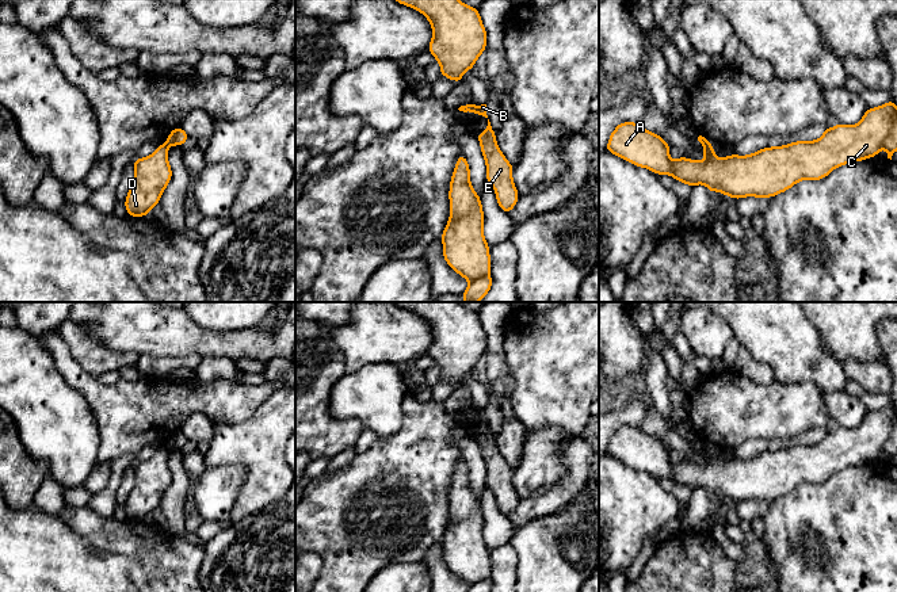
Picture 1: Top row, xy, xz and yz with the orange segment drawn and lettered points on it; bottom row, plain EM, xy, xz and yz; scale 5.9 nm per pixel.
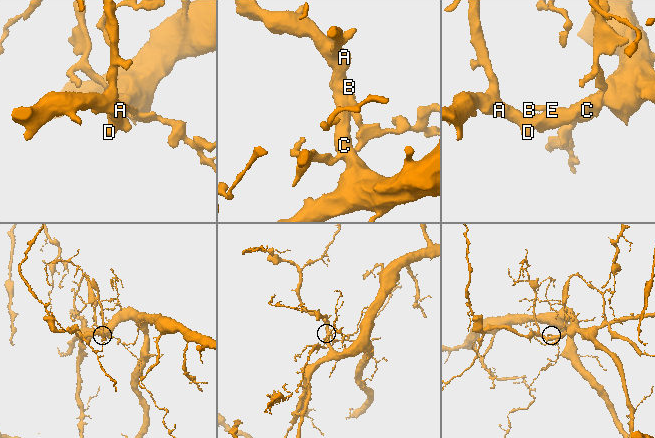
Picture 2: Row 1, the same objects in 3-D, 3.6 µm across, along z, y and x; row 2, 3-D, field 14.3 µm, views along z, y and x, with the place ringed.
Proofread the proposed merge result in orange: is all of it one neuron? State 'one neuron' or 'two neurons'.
two neurons

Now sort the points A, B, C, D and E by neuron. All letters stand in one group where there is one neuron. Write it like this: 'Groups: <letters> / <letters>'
Groups: A C D / B E

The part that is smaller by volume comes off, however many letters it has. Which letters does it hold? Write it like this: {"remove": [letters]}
{"remove": ["B", "E"]}

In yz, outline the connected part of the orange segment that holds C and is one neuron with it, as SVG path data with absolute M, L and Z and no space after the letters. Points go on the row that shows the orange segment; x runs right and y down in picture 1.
M893 100L867 108L856 125L837 123L816 141L795 141L763 148L752 154L719 158L714 146L703 148L705 160L680 156L672 161L669 144L640 123L622 122L611 133L606 150L656 175L669 175L694 187L705 184L734 199L774 198L801 180L821 180L833 169L879 154L897 121Z

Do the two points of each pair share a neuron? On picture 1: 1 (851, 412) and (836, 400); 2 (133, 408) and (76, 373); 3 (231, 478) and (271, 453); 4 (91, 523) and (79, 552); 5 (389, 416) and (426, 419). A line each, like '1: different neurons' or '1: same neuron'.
1: same neuron
2: same neuron
3: different neurons
4: different neurons
5: different neurons

